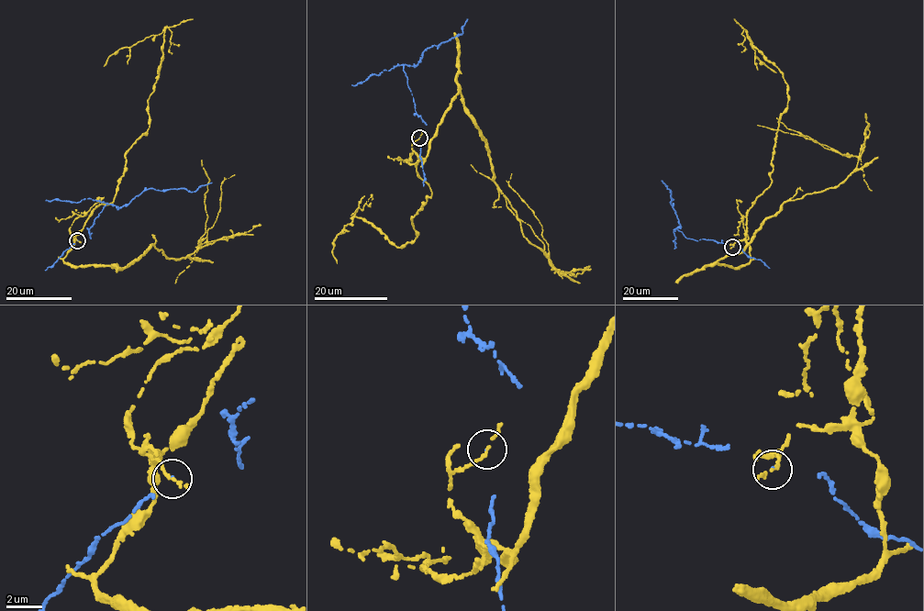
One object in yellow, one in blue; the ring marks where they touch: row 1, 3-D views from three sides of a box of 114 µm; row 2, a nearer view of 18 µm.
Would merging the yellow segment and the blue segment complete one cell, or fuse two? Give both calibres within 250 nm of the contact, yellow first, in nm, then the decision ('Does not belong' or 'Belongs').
Thickness 240 nm (yellow) against 50 nm. Does not belong

